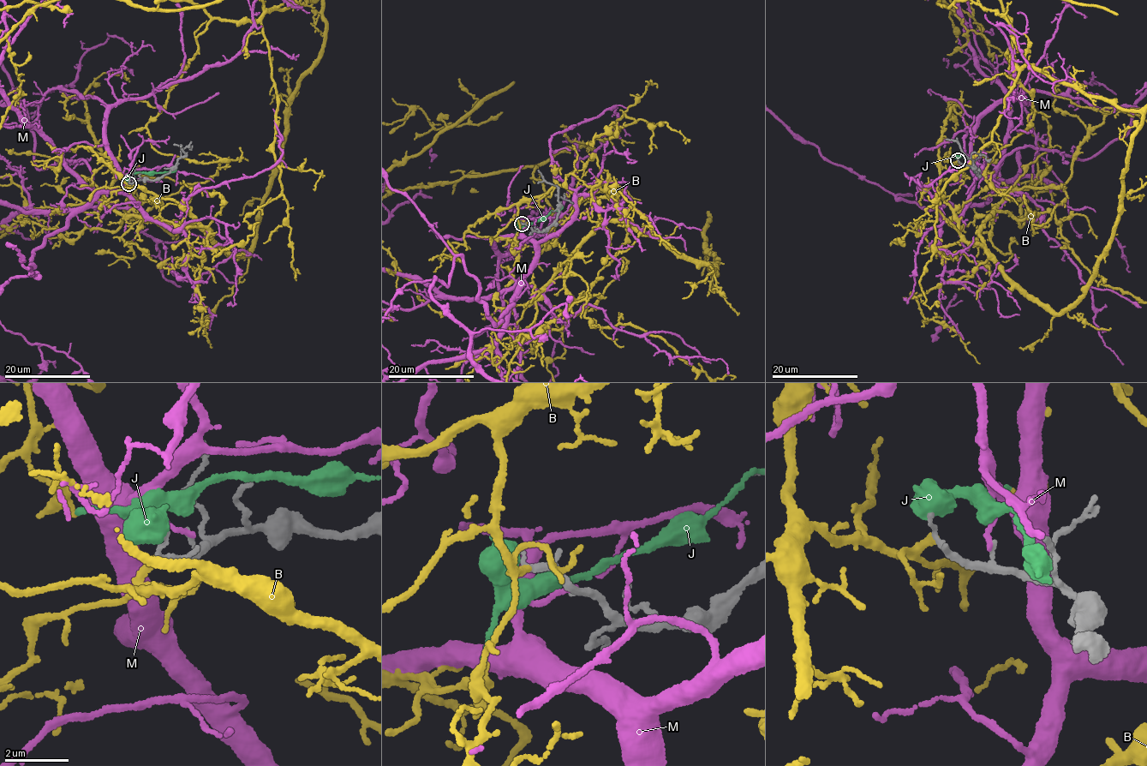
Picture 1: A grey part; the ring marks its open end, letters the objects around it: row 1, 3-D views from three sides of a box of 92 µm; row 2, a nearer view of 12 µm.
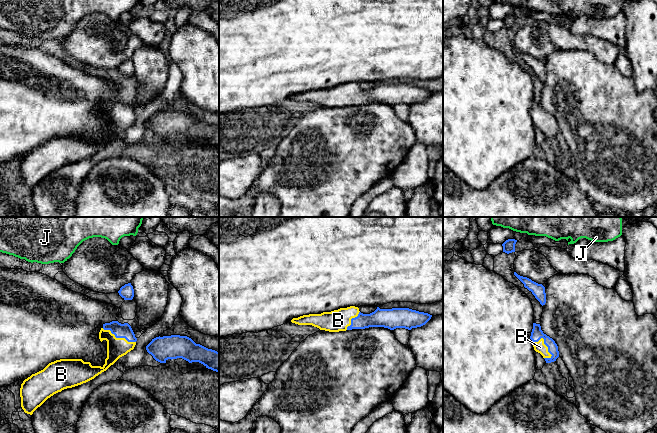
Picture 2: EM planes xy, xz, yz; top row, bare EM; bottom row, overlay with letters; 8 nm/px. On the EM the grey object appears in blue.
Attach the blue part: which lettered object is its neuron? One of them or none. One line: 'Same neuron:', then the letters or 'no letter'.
Same neuron: B

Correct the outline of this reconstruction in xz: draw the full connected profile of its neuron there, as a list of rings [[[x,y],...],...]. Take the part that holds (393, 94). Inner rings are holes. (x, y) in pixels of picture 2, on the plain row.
[[[350,82],[321,90],[303,91],[293,94],[292,99],[312,101],[329,108],[339,108],[369,103],[384,103],[390,106],[405,104],[411,106],[425,101],[432,91],[409,84],[377,85],[363,90],[358,83]]]

